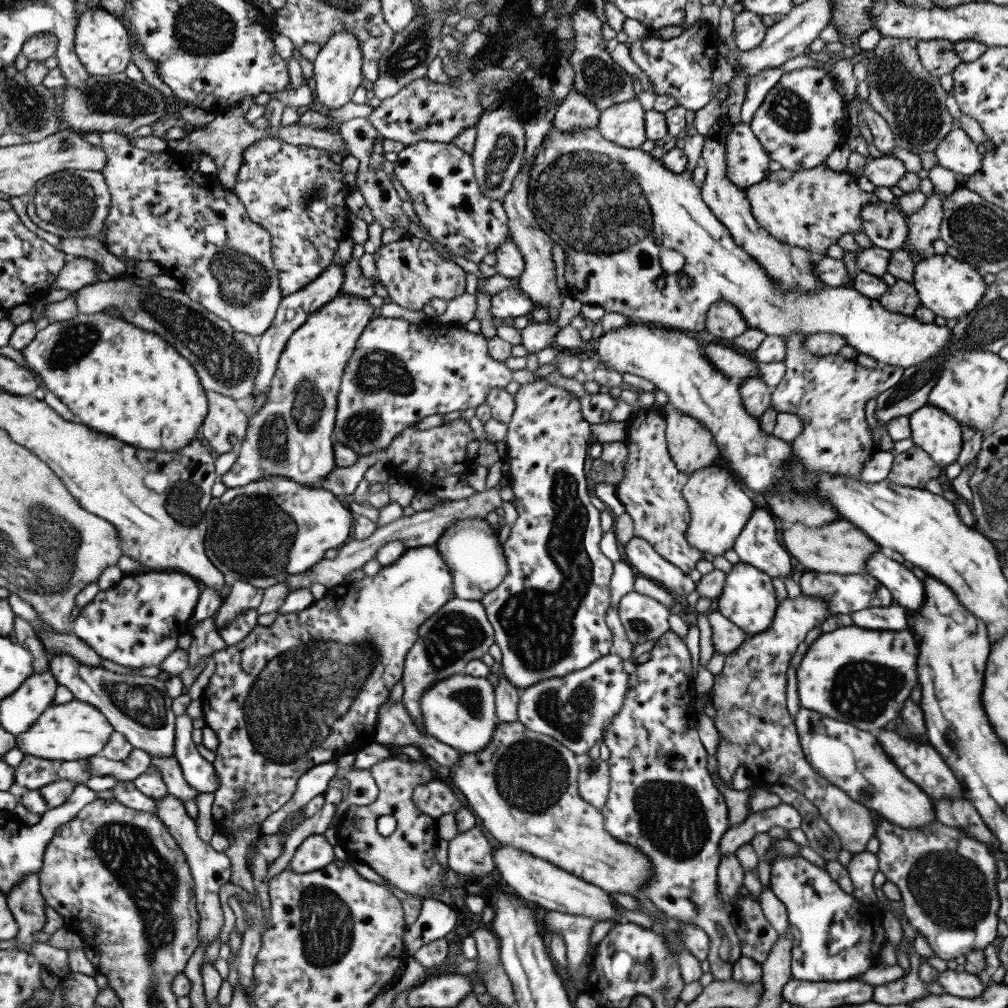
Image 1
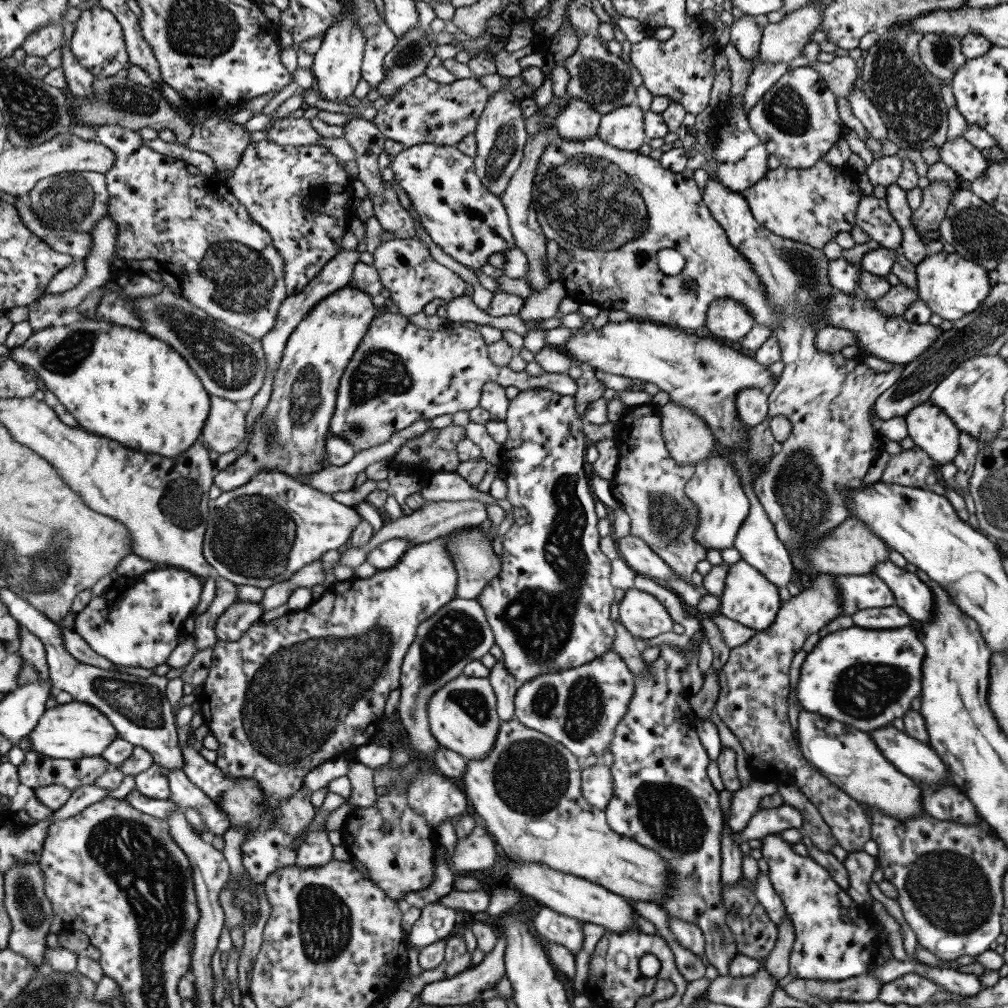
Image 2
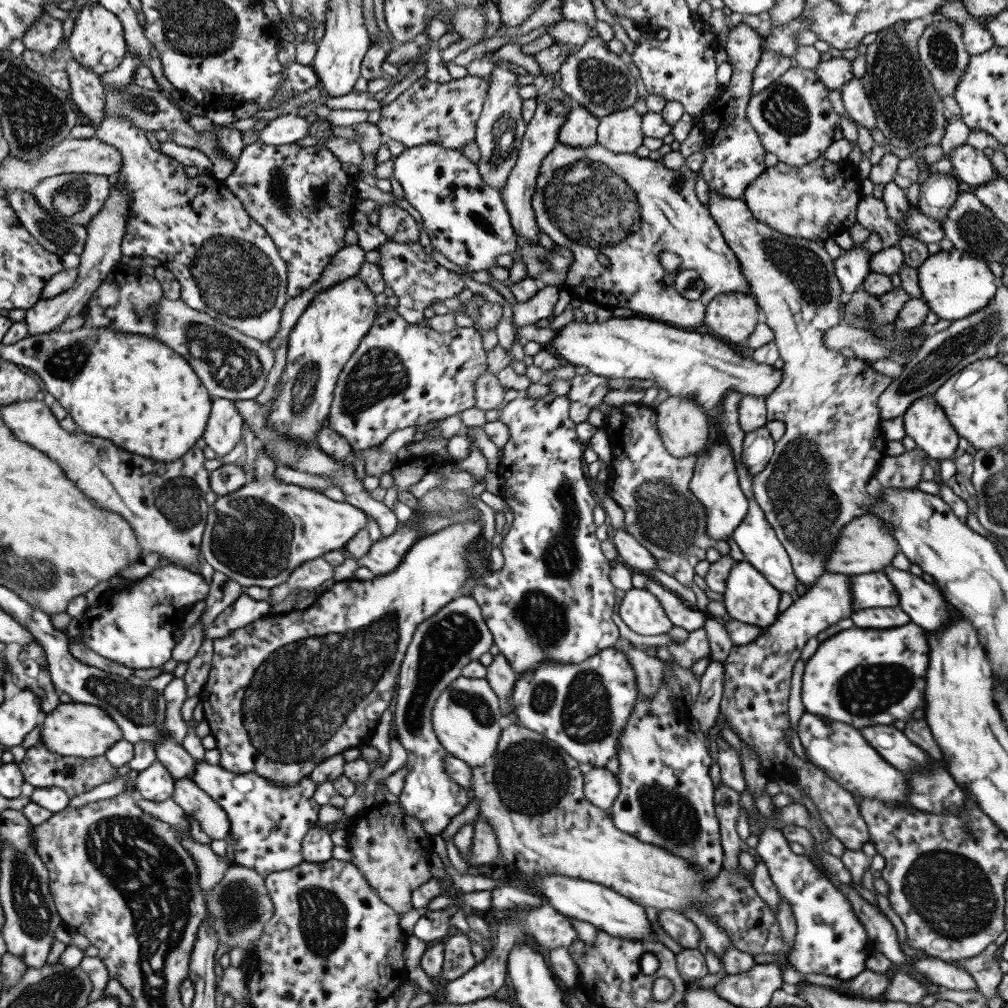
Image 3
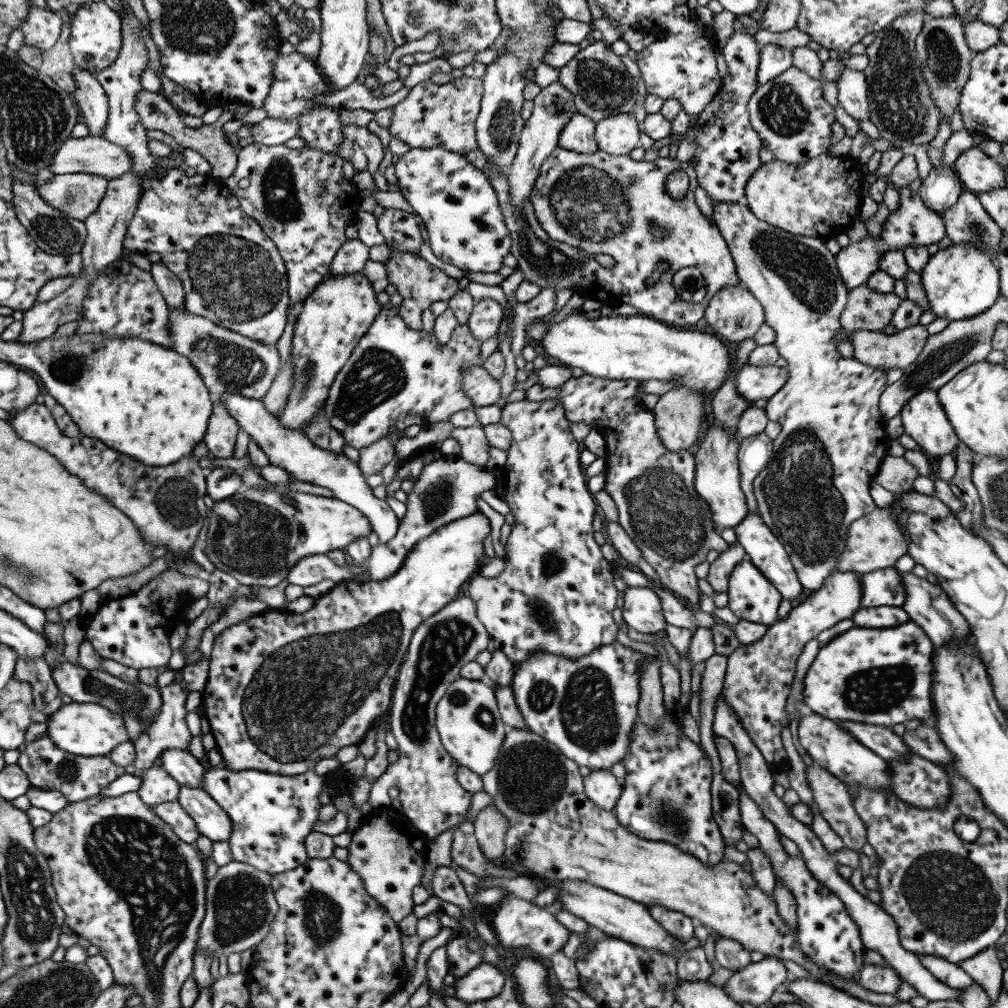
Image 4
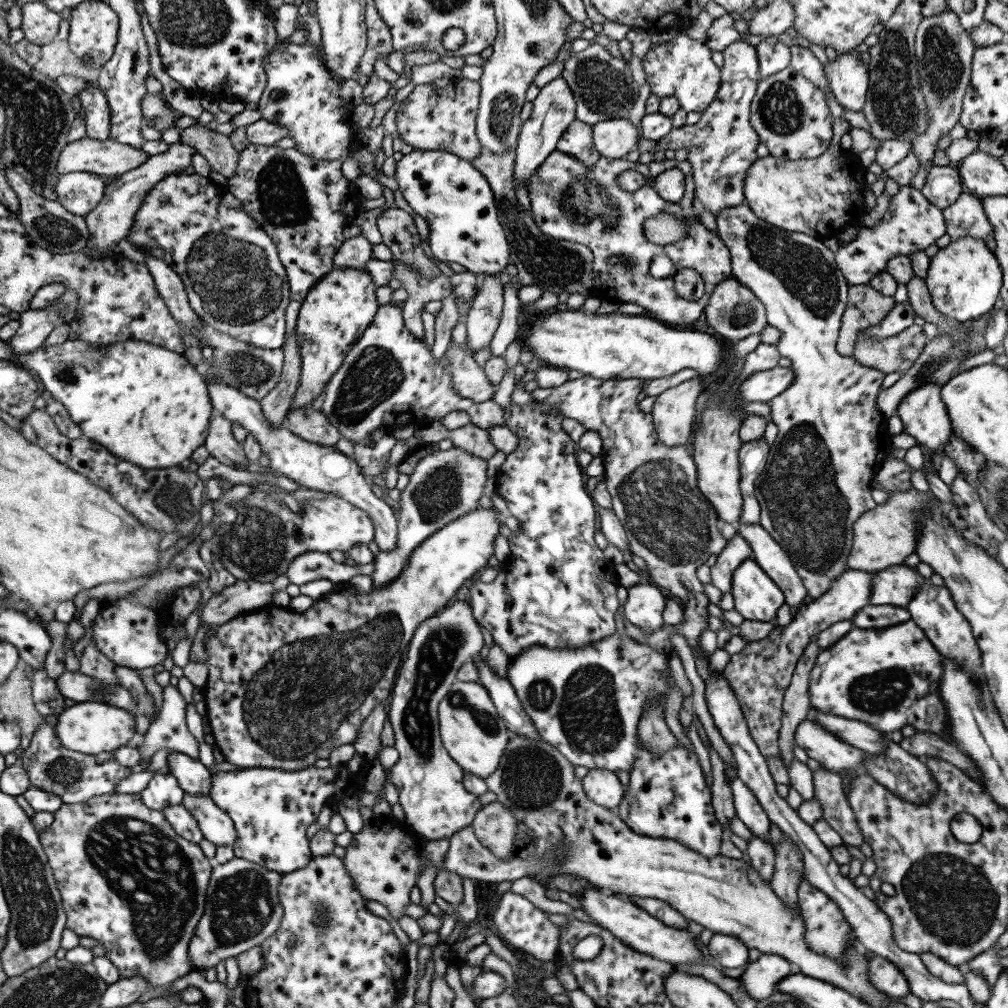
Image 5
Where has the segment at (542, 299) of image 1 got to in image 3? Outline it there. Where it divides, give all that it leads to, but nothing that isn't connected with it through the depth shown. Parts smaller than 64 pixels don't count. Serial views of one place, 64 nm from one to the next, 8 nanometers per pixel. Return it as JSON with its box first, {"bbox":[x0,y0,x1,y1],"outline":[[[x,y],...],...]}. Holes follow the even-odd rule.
{"bbox":[501,84,577,244],"outline":[[[554,84],[547,93],[536,96],[535,103],[537,103],[537,106],[533,110],[533,116],[526,122],[525,132],[523,132],[523,138],[521,138],[521,144],[519,144],[515,166],[511,168],[505,186],[502,188],[501,200],[505,205],[514,234],[519,234],[521,238],[531,240],[533,244],[539,244],[539,238],[537,237],[538,226],[530,205],[539,165],[543,157],[558,142],[559,127],[565,122],[567,113],[577,104],[557,84]]]}

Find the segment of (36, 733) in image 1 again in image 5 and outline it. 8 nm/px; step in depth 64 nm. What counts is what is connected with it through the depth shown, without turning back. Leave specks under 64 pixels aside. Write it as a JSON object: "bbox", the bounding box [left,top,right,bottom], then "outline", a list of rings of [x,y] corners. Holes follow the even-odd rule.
{"bbox":[52,700,135,755],"outline":[[[96,700],[78,702],[65,707],[56,719],[52,728],[59,744],[67,750],[85,755],[97,755],[100,752],[110,752],[110,750],[125,746],[135,732],[135,720],[131,712],[99,703]]]}

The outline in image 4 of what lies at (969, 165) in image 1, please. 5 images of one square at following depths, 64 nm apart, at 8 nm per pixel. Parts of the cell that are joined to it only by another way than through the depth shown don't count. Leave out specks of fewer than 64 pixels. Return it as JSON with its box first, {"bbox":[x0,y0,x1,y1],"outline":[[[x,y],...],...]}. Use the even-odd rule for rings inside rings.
{"bbox":[953,147,1007,194],"outline":[[[979,147],[963,150],[955,159],[953,171],[964,190],[977,194],[997,187],[1007,187],[1001,163],[985,155]]]}

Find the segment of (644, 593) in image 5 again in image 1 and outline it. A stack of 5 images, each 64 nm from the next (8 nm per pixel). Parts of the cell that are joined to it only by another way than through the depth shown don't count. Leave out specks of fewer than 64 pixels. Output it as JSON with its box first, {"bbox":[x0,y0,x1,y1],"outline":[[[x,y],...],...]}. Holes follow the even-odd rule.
{"bbox":[617,591,669,645],"outline":[[[635,591],[624,594],[617,607],[617,616],[627,640],[633,645],[655,640],[667,632],[669,614],[666,606]]]}

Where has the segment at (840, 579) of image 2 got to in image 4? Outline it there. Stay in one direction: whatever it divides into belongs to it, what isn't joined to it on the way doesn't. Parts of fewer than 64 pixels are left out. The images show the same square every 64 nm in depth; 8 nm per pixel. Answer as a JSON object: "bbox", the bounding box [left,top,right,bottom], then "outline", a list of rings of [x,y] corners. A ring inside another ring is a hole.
{"bbox":[859,566,905,607],"outline":[[[894,566],[874,570],[861,575],[861,599],[859,607],[897,606],[905,600],[903,582]]]}

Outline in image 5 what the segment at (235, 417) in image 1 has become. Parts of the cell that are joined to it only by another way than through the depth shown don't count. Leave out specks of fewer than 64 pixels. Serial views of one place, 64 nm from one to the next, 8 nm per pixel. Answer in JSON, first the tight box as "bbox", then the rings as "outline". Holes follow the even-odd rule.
{"bbox":[203,412,249,468],"outline":[[[217,412],[210,417],[203,446],[209,455],[225,466],[236,468],[236,465],[244,465],[245,468],[249,463],[243,454],[242,446],[231,433],[231,421]]]}

